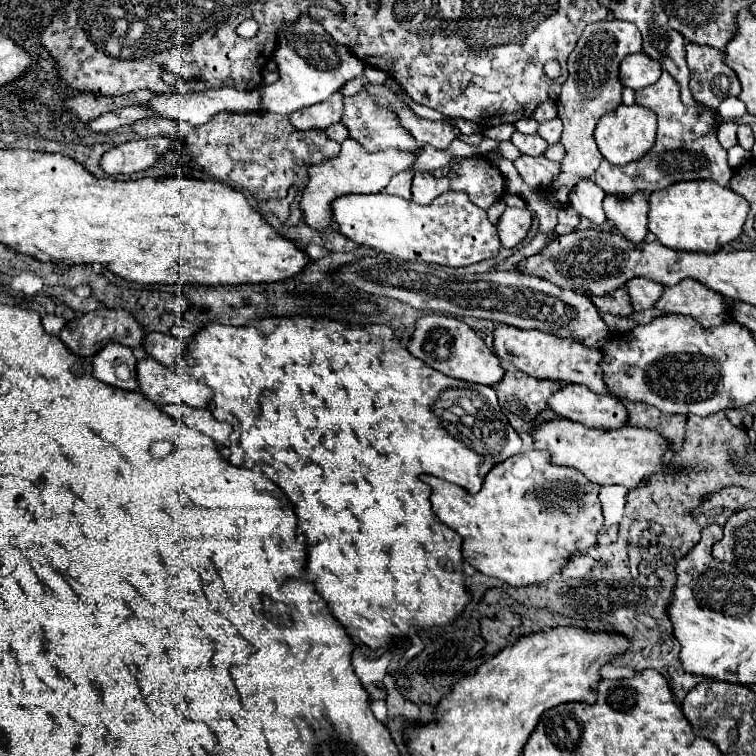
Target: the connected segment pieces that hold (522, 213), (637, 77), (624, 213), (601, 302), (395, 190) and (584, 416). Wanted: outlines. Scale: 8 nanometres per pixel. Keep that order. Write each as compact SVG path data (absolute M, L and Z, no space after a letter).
M507 207L497 221L497 233L503 247L515 247L521 243L531 227L531 211Z
M633 53L621 61L619 81L623 83L623 87L637 91L637 89L643 89L647 85L657 83L661 71L663 69L659 67L659 63L655 63L649 55Z
M635 193L631 199L605 197L603 207L605 207L607 219L617 227L617 231L625 239L629 239L633 243L645 241L645 235L649 233L649 229L647 229L649 201L647 201L645 193Z
M627 289L615 291L611 295L603 295L603 297L591 297L591 301L595 303L595 307L601 313L611 313L617 317L633 315L633 305L631 305L631 297L629 297Z
M401 171L399 175L395 175L389 181L389 185L385 187L385 191L389 195L399 195L403 199L411 199L411 179L413 179L411 171Z
M565 385L561 391L551 395L549 409L565 419L603 431L629 425L629 413L617 397L595 395L583 385Z

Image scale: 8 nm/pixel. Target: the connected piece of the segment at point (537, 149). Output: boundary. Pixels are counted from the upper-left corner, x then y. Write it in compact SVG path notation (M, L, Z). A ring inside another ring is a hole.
M515 131L513 137L511 137L511 143L525 155L531 155L531 157L539 157L545 153L547 149L547 141L539 135L525 135L525 133L519 133Z

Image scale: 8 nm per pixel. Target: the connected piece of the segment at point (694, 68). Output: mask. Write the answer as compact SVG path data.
M687 43L685 49L691 71L689 87L695 101L715 109L725 97L741 93L741 83L735 71L725 63L723 51L697 43Z

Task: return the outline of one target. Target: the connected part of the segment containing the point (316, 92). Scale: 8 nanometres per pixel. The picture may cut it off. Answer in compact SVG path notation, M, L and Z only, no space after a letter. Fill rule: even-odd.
M309 15L299 19L295 27L285 27L279 31L279 43L273 61L279 69L279 81L273 85L261 85L259 93L261 109L279 115L289 115L297 109L327 101L333 93L341 91L347 81L361 77L365 69L363 61L355 57L349 47L333 41L331 35L327 35L327 31L323 31L323 27L319 27L319 23L315 23Z

